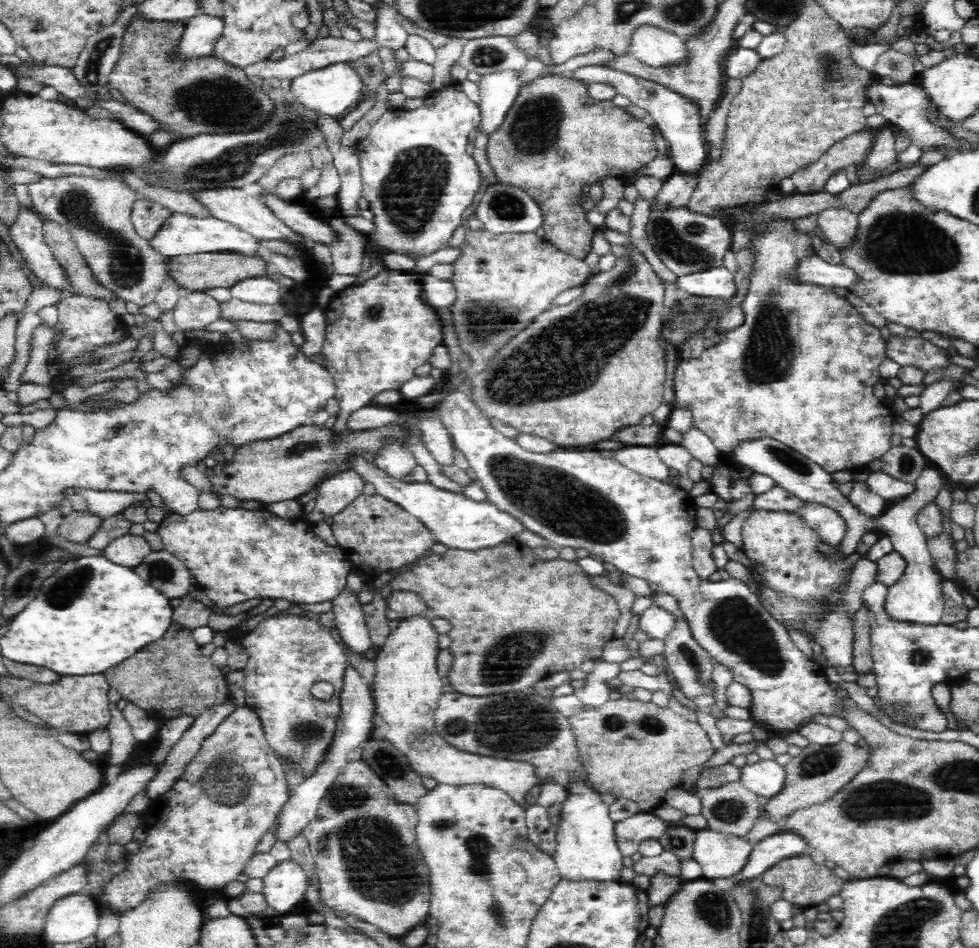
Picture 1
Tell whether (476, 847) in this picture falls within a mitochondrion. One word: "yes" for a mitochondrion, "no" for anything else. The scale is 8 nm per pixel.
yes

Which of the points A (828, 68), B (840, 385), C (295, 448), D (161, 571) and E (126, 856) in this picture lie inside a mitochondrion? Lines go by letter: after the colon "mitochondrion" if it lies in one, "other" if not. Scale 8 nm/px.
A: mitochondrion
B: other
C: mitochondrion
D: mitochondrion
E: other

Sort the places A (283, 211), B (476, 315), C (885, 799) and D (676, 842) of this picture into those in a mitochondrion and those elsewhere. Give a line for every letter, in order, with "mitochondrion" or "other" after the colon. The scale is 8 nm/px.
A: other
B: mitochondrion
C: mitochondrion
D: mitochondrion

